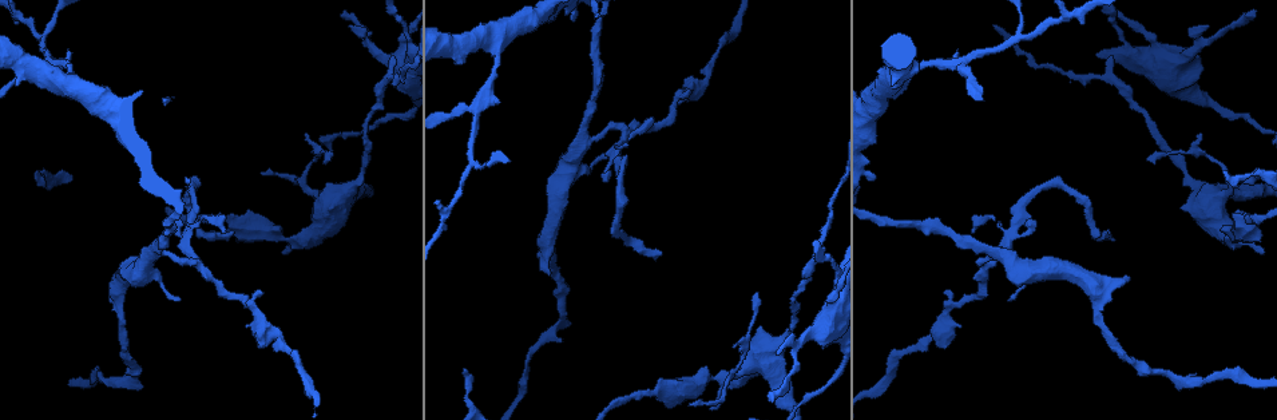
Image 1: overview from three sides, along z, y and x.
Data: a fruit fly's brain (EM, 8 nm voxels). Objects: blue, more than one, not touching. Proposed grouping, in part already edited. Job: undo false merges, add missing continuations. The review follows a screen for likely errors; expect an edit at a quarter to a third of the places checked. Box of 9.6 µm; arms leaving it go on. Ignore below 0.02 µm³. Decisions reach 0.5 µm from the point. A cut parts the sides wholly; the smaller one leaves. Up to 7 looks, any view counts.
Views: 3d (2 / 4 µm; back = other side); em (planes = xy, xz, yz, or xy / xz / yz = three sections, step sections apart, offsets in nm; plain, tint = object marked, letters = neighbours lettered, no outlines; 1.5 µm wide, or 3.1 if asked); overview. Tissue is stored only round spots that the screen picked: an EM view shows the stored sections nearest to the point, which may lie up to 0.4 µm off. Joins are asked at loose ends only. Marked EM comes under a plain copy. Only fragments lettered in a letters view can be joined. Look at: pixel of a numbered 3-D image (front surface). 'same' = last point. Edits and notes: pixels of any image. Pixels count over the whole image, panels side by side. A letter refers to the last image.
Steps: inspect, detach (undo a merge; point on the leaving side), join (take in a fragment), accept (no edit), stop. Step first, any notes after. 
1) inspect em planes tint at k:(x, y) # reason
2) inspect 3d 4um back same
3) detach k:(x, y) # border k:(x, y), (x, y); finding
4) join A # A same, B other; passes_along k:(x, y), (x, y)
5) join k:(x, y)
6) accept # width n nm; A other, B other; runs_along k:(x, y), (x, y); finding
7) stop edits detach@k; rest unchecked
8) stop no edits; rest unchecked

inspect em planes letters at 1:(1206, 24) # free end

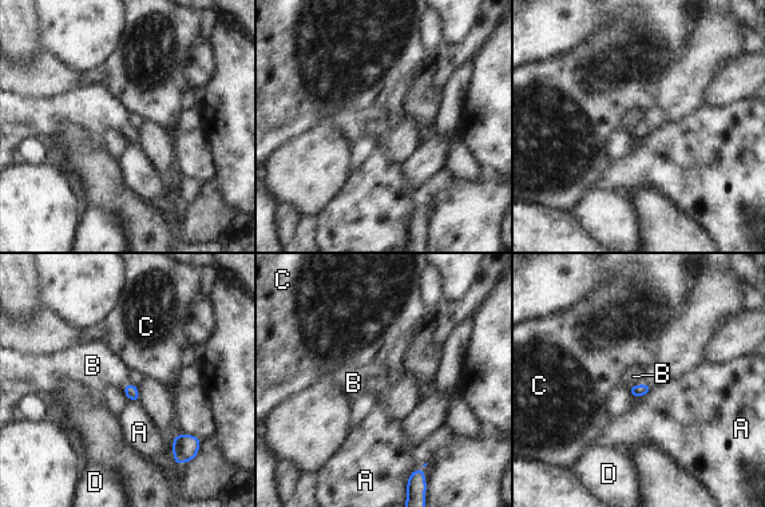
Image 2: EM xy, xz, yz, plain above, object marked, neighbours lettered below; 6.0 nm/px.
join B # A other, B same, C other, D other; passes_along 2:(641, 389), (635, 385), (633, 376); it goes on there

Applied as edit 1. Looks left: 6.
inspect 3d 2um at 1:(789, 331) # narrows sharply

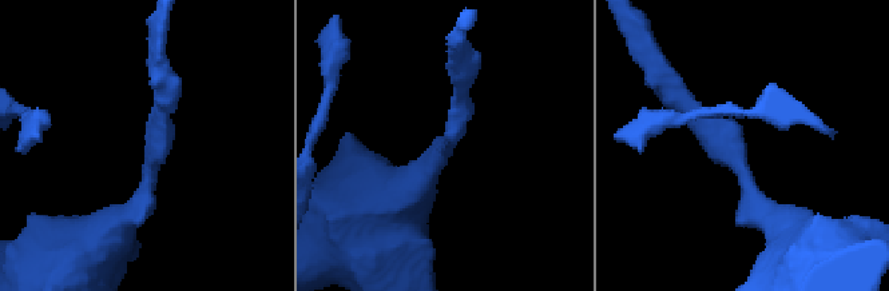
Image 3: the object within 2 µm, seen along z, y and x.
inspect em planes letters at 3:(448, 141) # arm_widths 170, 460 nm; shape alone is not enough

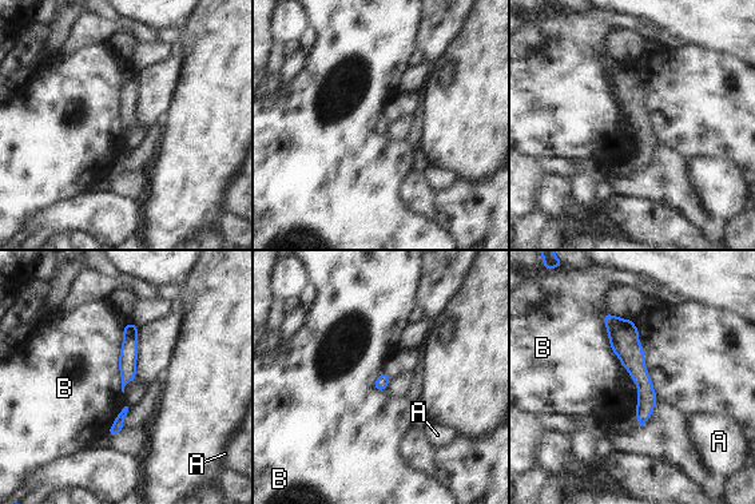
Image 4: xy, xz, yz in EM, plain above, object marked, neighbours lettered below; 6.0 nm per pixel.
accept # width 80 nm; A other, B other; all the same neuron

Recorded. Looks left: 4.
inspect 3d 2um at 1:(971, 232) # tapers out

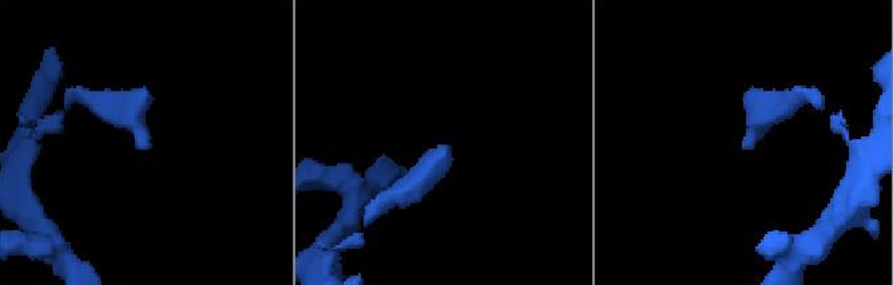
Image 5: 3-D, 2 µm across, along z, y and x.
inspect em planes letters at 5:(748, 149)

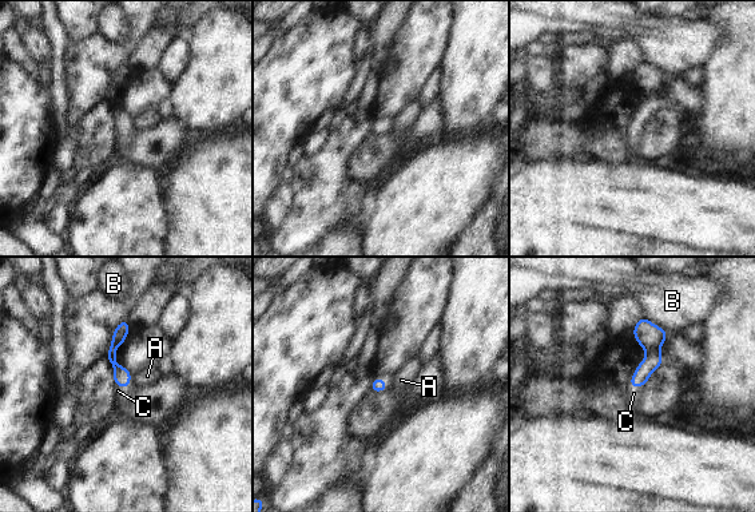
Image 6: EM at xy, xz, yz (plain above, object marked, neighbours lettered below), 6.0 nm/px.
join C # A other, B other, C same; passes_along 6:(122, 377), (126, 387), (123, 395); it goes on there

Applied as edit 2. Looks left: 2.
stop edits join@2, join@6; rest unchecked

